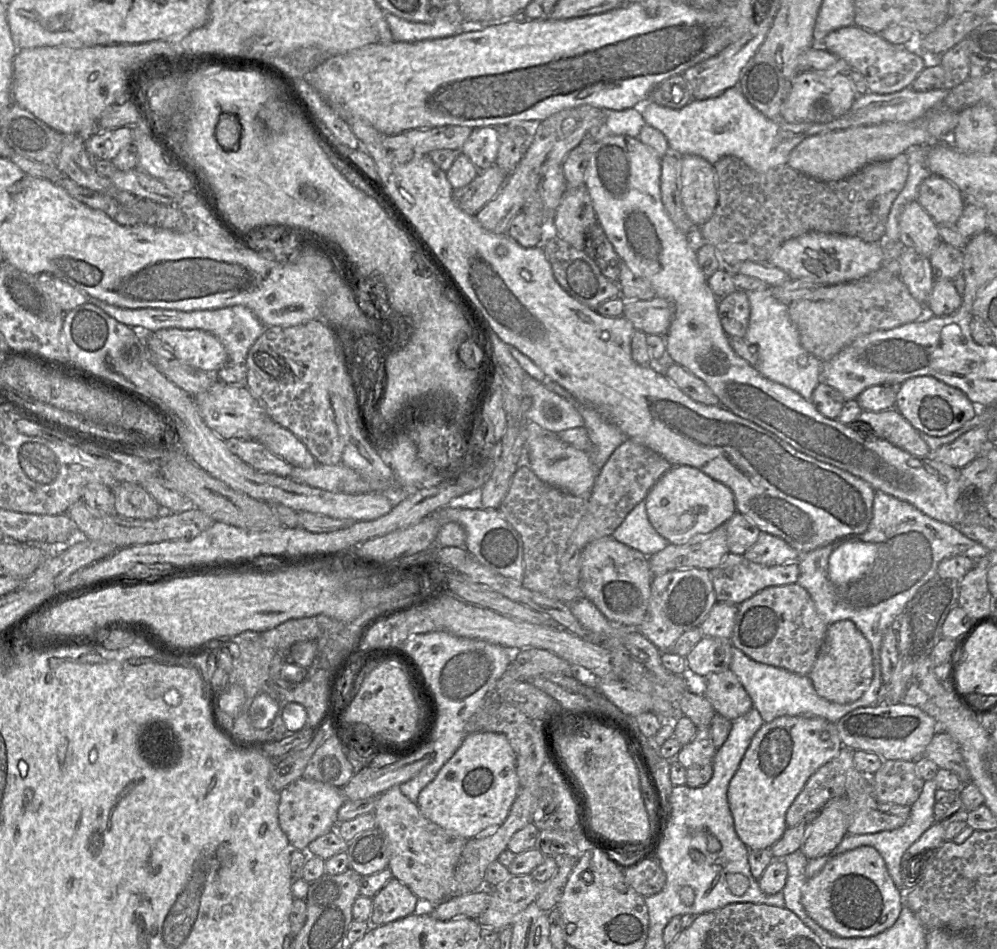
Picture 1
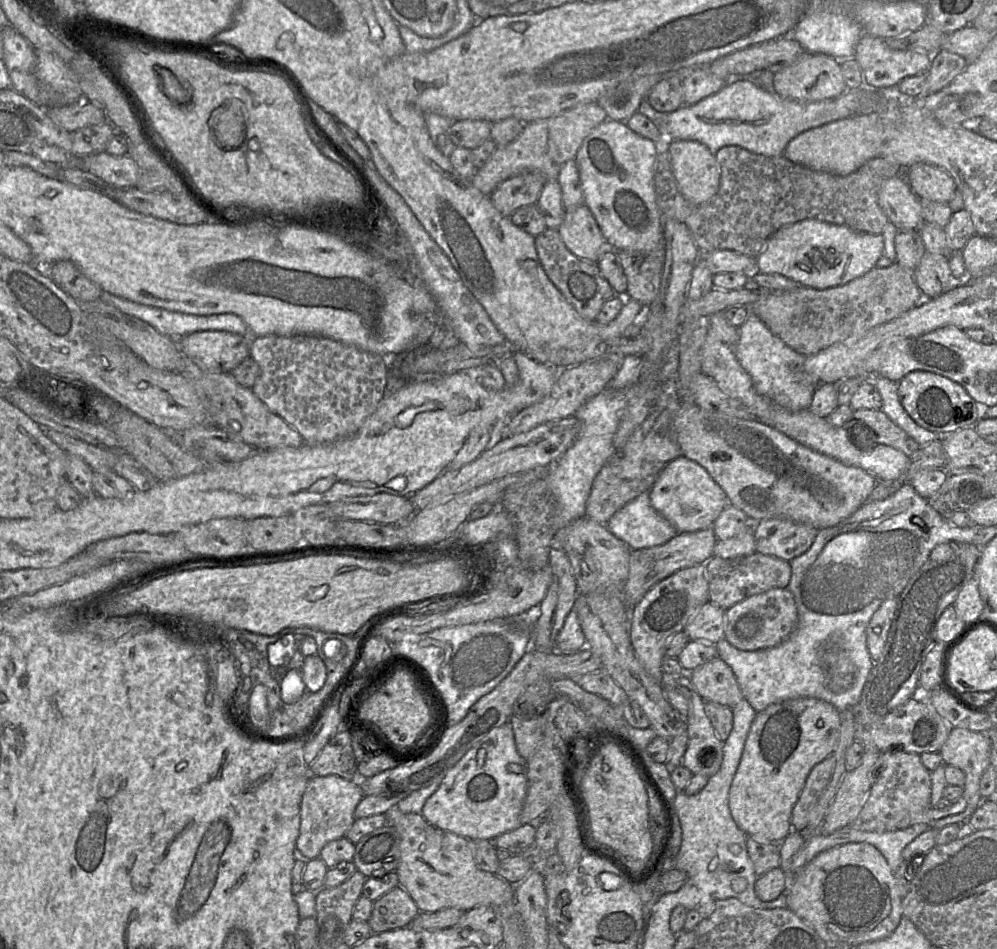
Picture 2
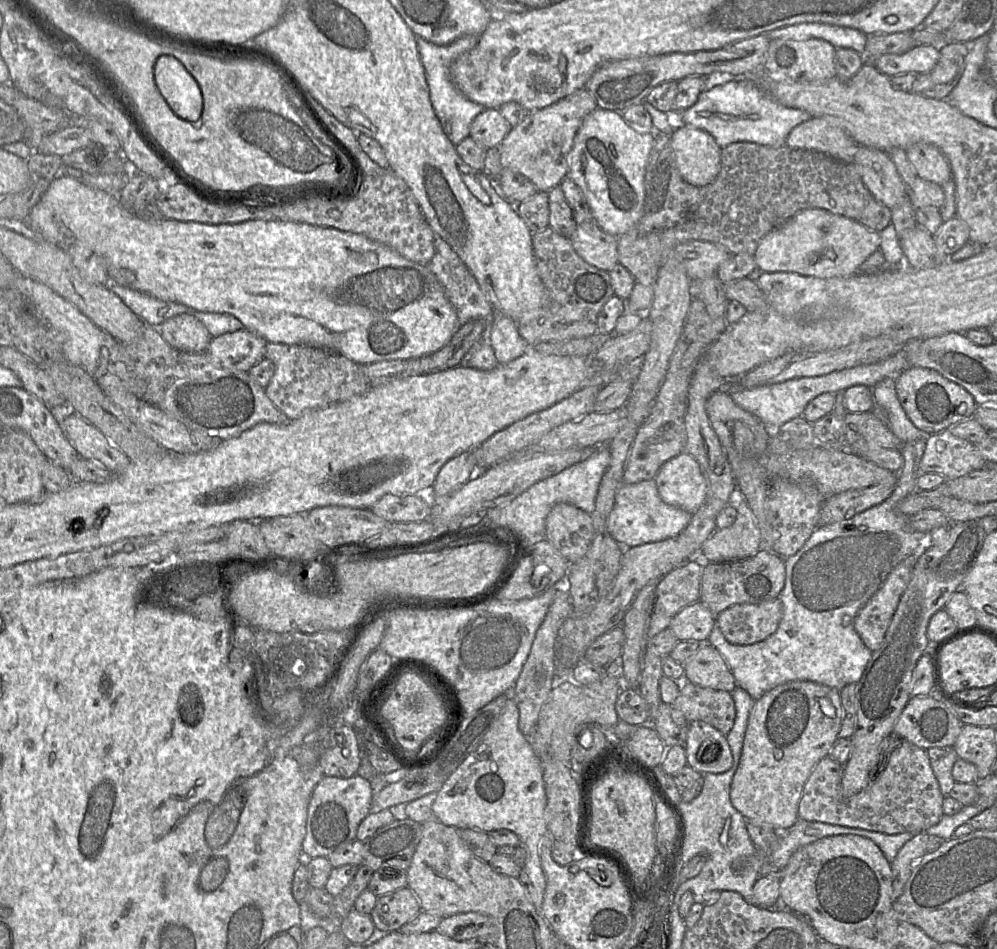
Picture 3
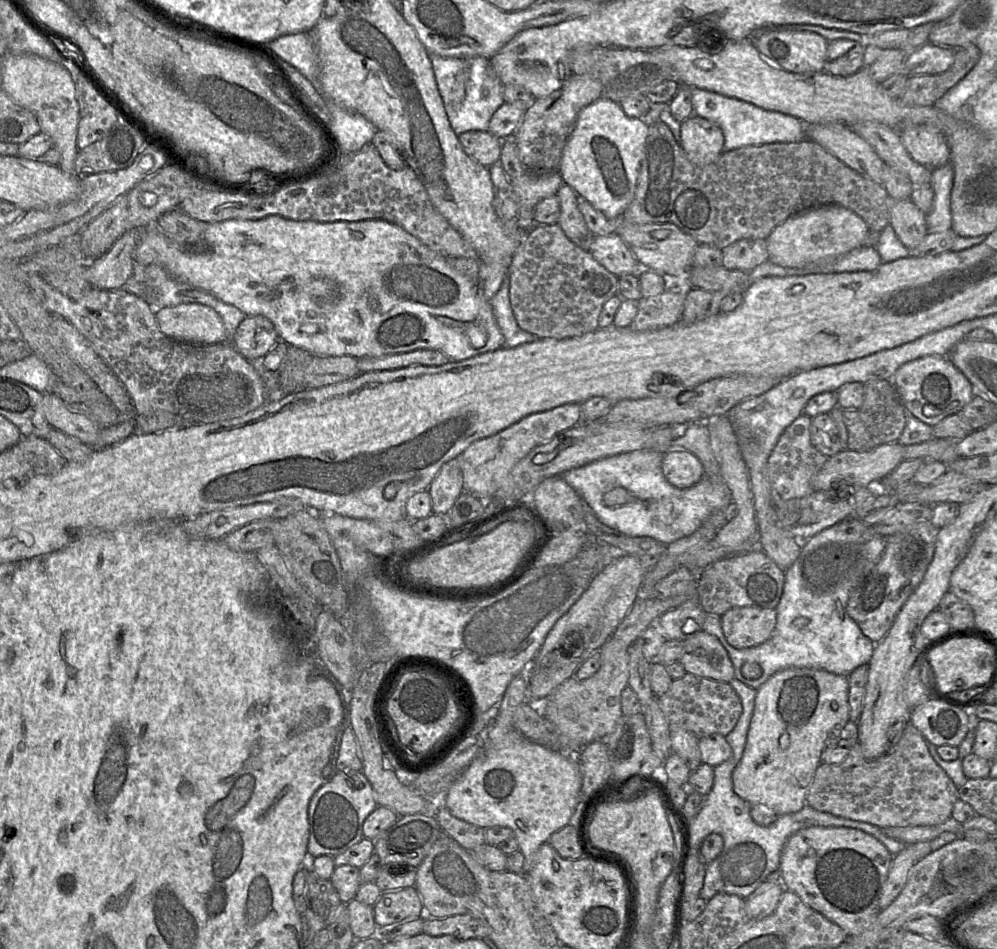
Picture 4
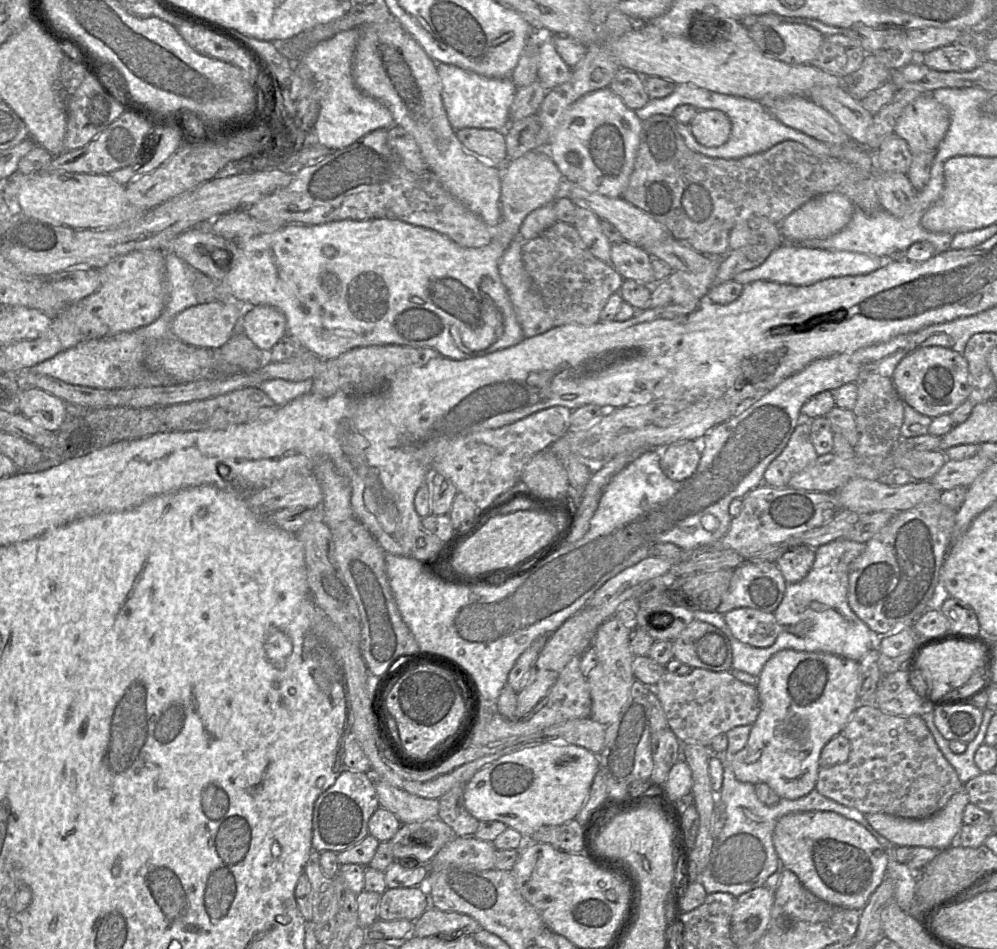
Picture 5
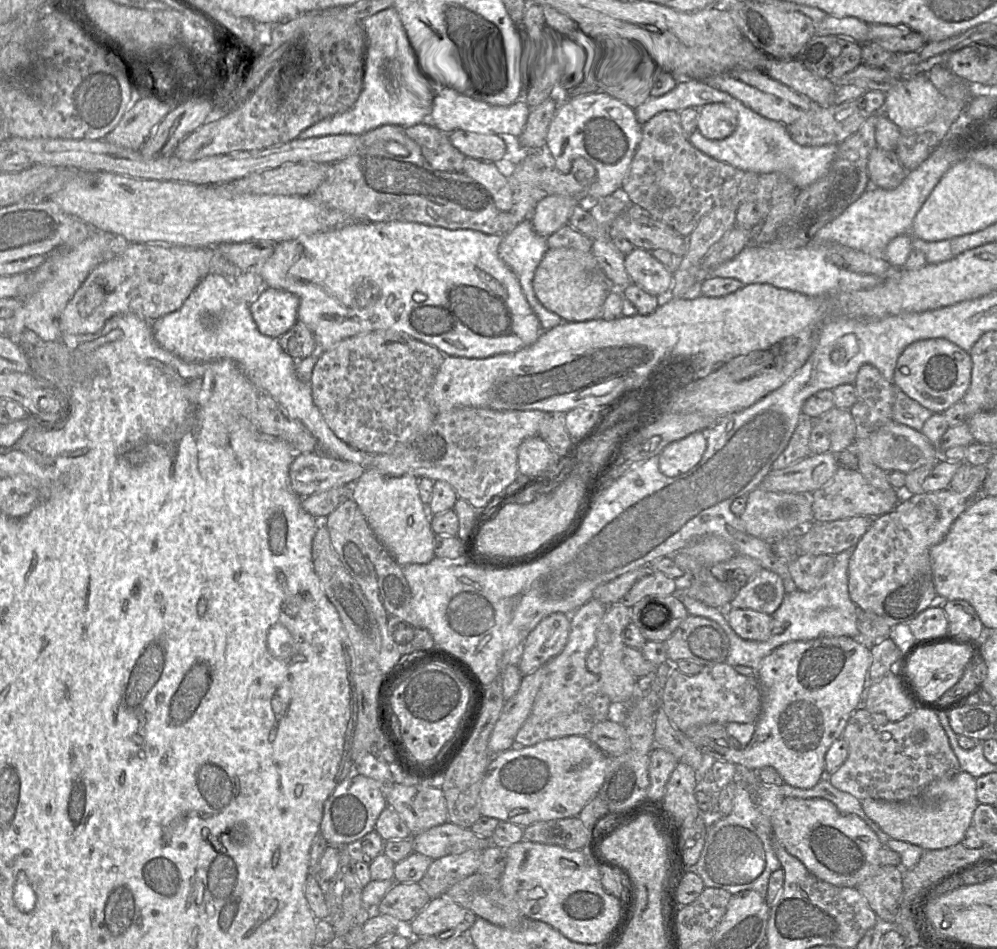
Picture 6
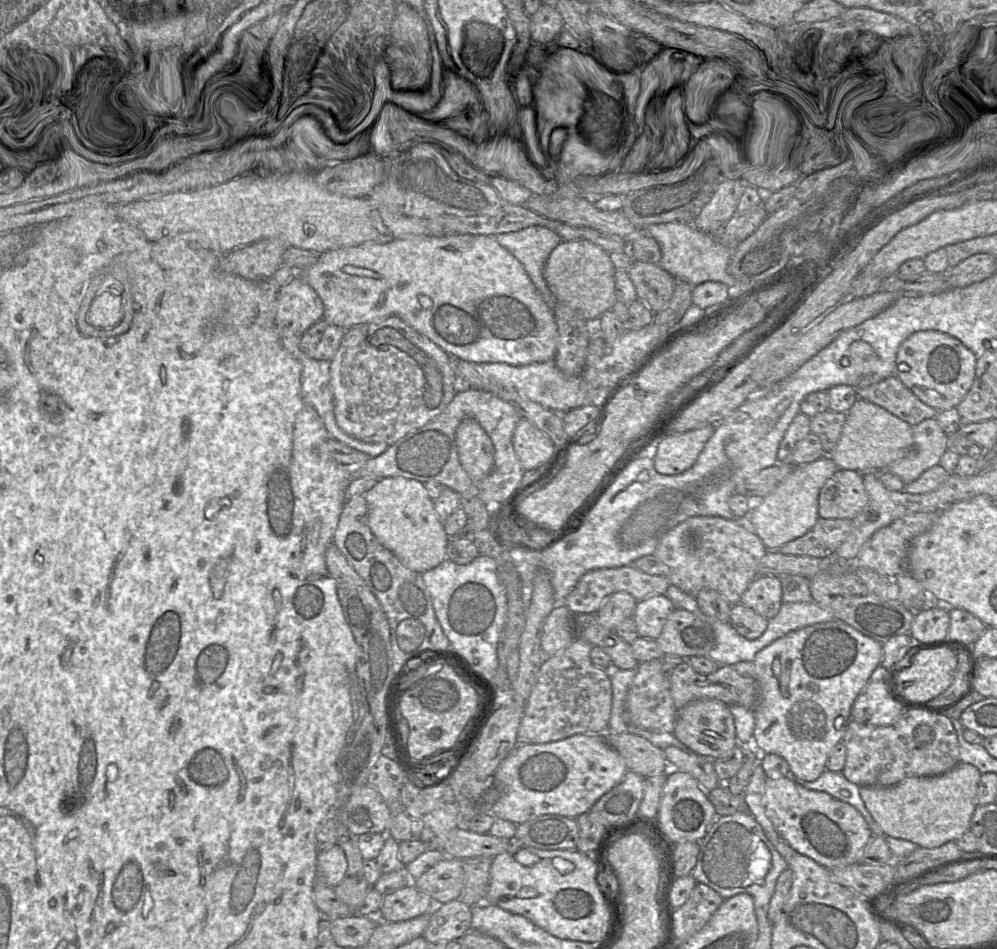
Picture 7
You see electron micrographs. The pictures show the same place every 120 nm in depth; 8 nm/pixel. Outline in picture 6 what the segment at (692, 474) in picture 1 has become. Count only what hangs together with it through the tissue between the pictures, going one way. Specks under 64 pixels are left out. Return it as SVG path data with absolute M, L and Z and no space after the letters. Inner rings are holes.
M696 431L668 444L657 456L659 470L667 477L677 477L694 468L707 448L703 431Z

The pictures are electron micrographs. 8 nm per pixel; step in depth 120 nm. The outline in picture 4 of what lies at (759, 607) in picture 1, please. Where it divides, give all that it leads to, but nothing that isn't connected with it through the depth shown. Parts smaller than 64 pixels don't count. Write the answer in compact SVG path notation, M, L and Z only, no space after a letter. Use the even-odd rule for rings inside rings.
M735 607L721 617L728 643L738 649L758 646L768 640L776 627L776 609Z

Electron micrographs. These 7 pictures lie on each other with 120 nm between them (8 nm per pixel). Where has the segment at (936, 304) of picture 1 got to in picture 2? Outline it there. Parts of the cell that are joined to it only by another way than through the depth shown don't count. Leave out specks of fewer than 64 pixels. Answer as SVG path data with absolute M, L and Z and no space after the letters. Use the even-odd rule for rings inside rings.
M925 251L913 272L916 285L924 298L936 298L949 289L971 281L966 271L959 279L954 278L949 263L950 260L944 255Z

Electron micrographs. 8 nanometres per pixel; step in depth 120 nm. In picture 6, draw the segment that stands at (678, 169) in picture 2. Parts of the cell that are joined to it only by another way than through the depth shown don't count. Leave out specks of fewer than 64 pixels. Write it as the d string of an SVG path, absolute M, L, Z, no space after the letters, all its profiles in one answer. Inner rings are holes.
M708 103L694 107L691 129L708 139L718 139L734 131L735 112L723 103Z

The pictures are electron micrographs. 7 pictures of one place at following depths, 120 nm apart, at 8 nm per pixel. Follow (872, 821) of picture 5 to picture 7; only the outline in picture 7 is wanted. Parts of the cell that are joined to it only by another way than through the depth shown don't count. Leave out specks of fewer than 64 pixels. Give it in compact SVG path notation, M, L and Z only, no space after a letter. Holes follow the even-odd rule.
M959 762L938 776L908 777L891 787L859 787L861 799L885 836L904 839L922 848L936 848L957 841L970 829L977 807L980 771L972 764Z

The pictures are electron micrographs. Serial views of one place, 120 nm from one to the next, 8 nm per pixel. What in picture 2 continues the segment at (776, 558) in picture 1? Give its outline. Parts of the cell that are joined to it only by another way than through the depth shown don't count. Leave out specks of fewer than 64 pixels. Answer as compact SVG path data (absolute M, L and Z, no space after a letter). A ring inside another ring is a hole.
M764 519L754 523L755 552L791 561L806 552L818 530L787 519Z

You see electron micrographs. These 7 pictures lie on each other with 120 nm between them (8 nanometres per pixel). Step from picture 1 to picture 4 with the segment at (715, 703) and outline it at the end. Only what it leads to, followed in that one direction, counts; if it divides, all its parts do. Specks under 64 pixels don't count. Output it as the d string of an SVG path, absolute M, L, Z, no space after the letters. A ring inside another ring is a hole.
M704 630L695 631L684 640L680 664L686 673L730 683L735 678L728 652L713 635Z

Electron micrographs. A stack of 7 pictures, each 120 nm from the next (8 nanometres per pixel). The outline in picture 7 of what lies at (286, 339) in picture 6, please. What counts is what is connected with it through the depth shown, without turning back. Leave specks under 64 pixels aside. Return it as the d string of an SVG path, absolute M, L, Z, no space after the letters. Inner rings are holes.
M321 317L300 336L300 346L311 357L330 360L339 348L346 329Z

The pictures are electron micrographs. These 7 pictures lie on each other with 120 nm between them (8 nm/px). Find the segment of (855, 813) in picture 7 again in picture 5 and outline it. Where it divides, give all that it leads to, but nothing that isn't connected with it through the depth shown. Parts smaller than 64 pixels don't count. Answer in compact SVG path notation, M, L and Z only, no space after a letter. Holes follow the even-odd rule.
M835 812L787 814L775 826L773 843L782 869L792 871L807 890L832 905L861 911L887 876L886 849L863 825Z

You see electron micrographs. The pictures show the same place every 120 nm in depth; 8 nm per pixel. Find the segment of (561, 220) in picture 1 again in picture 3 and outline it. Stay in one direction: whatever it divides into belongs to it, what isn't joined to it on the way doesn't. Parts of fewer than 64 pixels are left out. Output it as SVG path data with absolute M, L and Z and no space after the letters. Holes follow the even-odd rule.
M593 219L578 224L569 240L576 253L598 269L609 272L619 262L618 237L604 232Z

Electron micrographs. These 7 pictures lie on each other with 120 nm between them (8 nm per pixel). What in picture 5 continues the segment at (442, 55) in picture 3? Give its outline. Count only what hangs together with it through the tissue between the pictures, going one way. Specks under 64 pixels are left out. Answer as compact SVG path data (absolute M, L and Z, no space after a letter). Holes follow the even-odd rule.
M444 63L438 64L437 70L443 105L456 131L463 128L486 128L499 130L506 135L506 128L510 124L510 106L518 89L509 77L484 77Z

